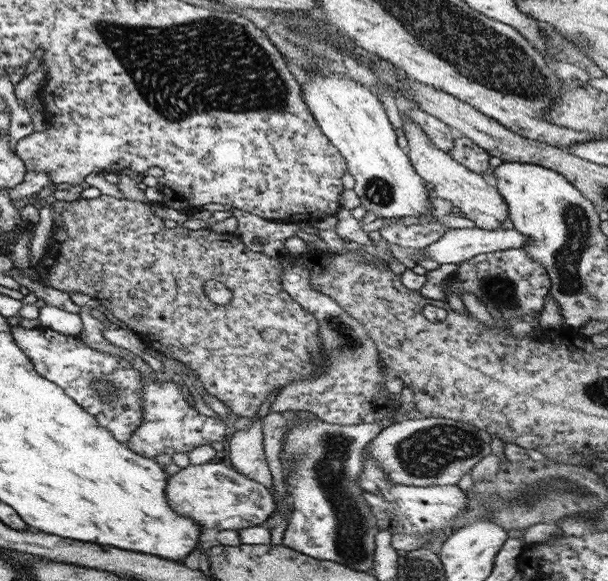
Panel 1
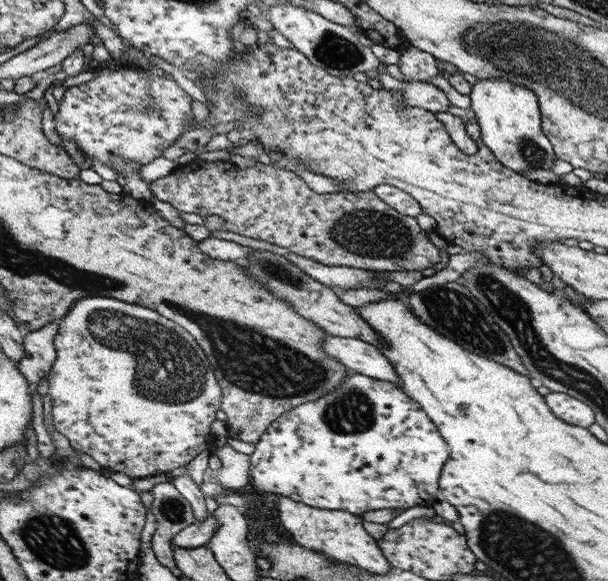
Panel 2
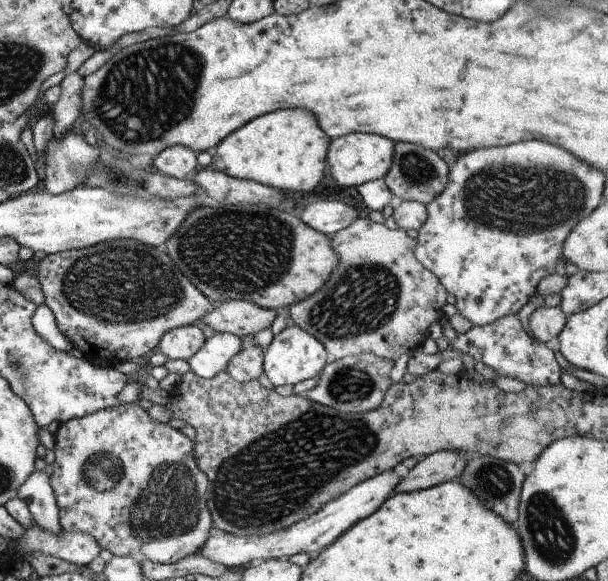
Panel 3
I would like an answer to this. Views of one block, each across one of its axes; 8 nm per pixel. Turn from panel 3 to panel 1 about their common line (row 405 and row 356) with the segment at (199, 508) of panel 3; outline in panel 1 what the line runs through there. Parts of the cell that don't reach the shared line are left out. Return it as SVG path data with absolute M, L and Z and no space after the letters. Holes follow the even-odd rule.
M85 305L80 307L77 316L79 316L81 323L83 323L83 330L75 335L79 341L85 343L91 349L117 355L121 359L125 359L131 363L131 366L135 367L135 371L139 371L139 379L143 381L143 386L141 386L141 409L143 409L143 418L141 418L139 428L127 440L127 447L131 451L139 454L139 456L153 459L157 454L169 454L170 456L173 456L175 453L187 454L195 446L211 444L211 441L225 442L229 439L225 424L219 419L199 415L185 401L183 395L181 395L181 391L173 382L154 381L152 374L155 372L141 358L105 340L102 336L103 324L90 315L89 307Z

